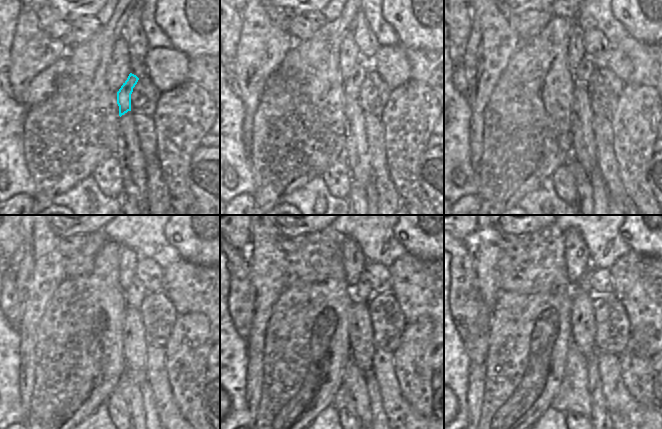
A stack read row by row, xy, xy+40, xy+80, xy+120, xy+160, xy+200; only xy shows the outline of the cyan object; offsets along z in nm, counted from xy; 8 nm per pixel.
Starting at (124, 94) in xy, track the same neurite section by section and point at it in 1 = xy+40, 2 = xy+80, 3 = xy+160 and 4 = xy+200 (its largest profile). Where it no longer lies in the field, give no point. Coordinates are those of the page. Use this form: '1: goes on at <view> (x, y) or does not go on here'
1: goes on at xy+40 (353, 84)
2: goes on at xy+80 (581, 75)
3: goes on at xy+160 (361, 293)
4: goes on at xy+200 (584, 284)

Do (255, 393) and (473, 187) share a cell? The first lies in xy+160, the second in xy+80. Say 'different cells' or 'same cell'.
different cells

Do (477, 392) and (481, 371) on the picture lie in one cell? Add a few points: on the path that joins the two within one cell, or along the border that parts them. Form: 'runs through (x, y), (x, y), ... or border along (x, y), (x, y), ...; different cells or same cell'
runs through (477, 387), (477, 376); same cell

